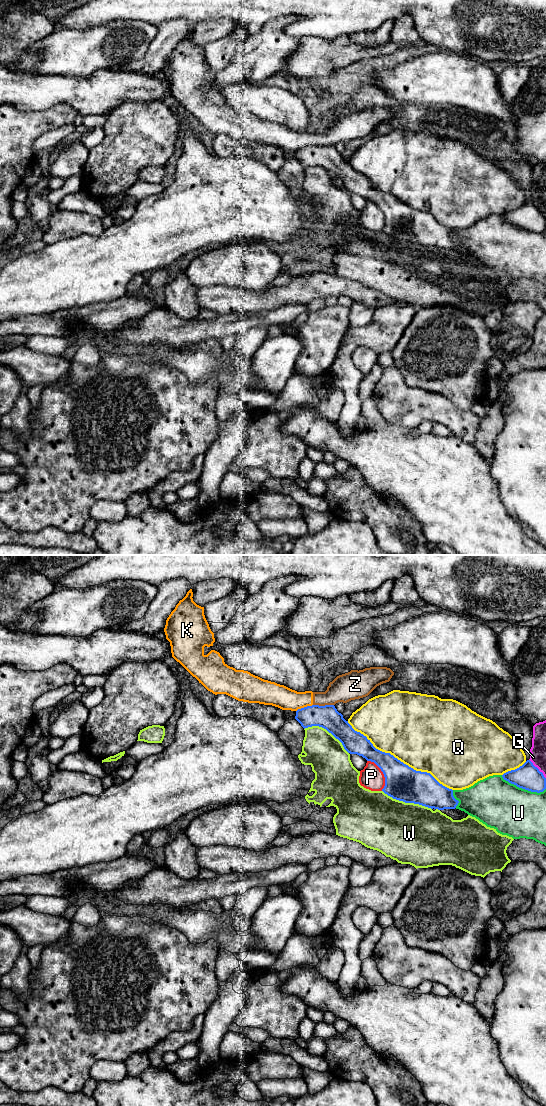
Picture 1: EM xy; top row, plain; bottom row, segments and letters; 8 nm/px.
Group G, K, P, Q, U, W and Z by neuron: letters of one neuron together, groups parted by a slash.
G / K Z / P / Q / U / W

